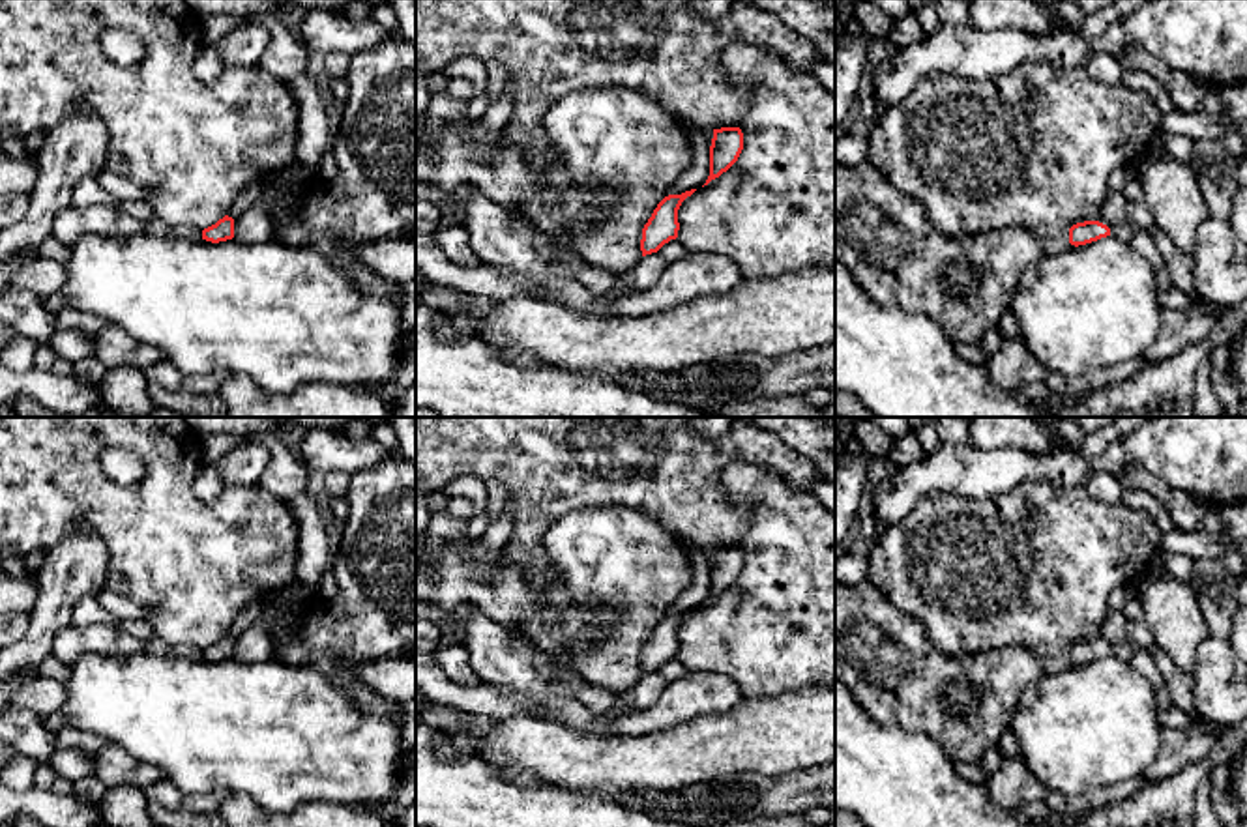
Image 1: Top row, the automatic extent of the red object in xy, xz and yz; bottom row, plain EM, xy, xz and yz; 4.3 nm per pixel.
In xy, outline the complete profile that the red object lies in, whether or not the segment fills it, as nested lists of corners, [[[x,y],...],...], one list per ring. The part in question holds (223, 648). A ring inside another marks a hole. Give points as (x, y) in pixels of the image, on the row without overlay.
[[[225,634],[215,644],[202,649],[202,659],[219,662],[234,657],[234,638]]]

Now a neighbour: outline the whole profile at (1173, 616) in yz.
[[[1152,571],[1138,597],[1142,621],[1155,647],[1166,653],[1180,672],[1193,674],[1198,646],[1210,636],[1210,631],[1189,582]]]

